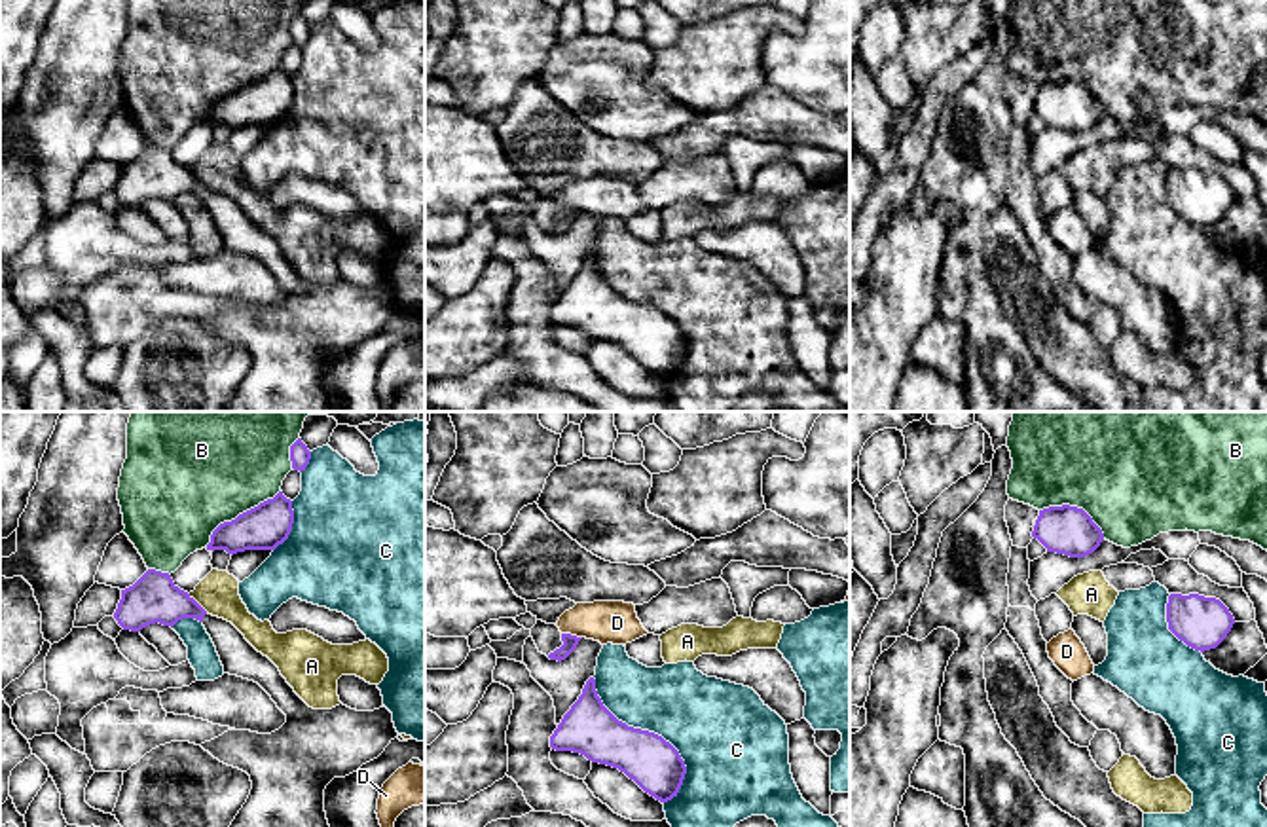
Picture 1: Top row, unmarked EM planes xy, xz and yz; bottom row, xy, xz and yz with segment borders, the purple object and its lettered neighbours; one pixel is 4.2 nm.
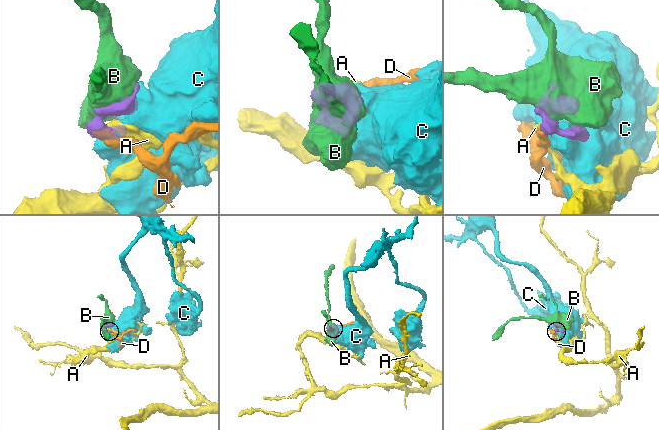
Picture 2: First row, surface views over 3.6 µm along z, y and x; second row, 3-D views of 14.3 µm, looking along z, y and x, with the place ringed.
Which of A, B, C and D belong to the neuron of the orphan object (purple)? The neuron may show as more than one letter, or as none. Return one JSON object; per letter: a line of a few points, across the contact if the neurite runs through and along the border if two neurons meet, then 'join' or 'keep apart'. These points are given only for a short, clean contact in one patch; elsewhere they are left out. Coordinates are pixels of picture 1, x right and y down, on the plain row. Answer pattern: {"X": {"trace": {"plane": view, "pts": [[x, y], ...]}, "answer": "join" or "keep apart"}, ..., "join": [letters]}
{"A": {"trace": {"plane": "xy", "pts": [[188, 169], [207, 186]]}, "answer": "keep apart"}, "B": {"answer": "keep apart"}, "C": {"answer": "keep apart"}, "D": {"trace": {"plane": "xz", "pts": [[562, 207], [581, 213]]}, "answer": "keep apart"}, "join": []}

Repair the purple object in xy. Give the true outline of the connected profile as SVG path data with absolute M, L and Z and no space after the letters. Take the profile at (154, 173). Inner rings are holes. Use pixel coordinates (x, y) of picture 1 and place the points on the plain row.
M148 144L133 161L121 165L114 193L131 207L156 197L173 203L182 193L199 195L216 222L224 248L258 258L286 290L286 298L271 309L228 305L201 319L214 334L247 347L252 357L250 370L226 412L338 412L326 395L324 364L334 353L345 353L377 334L398 311L393 288L385 281L374 286L357 286L343 279L332 285L309 283L267 231L258 228L231 197L209 190L173 157L169 148Z

